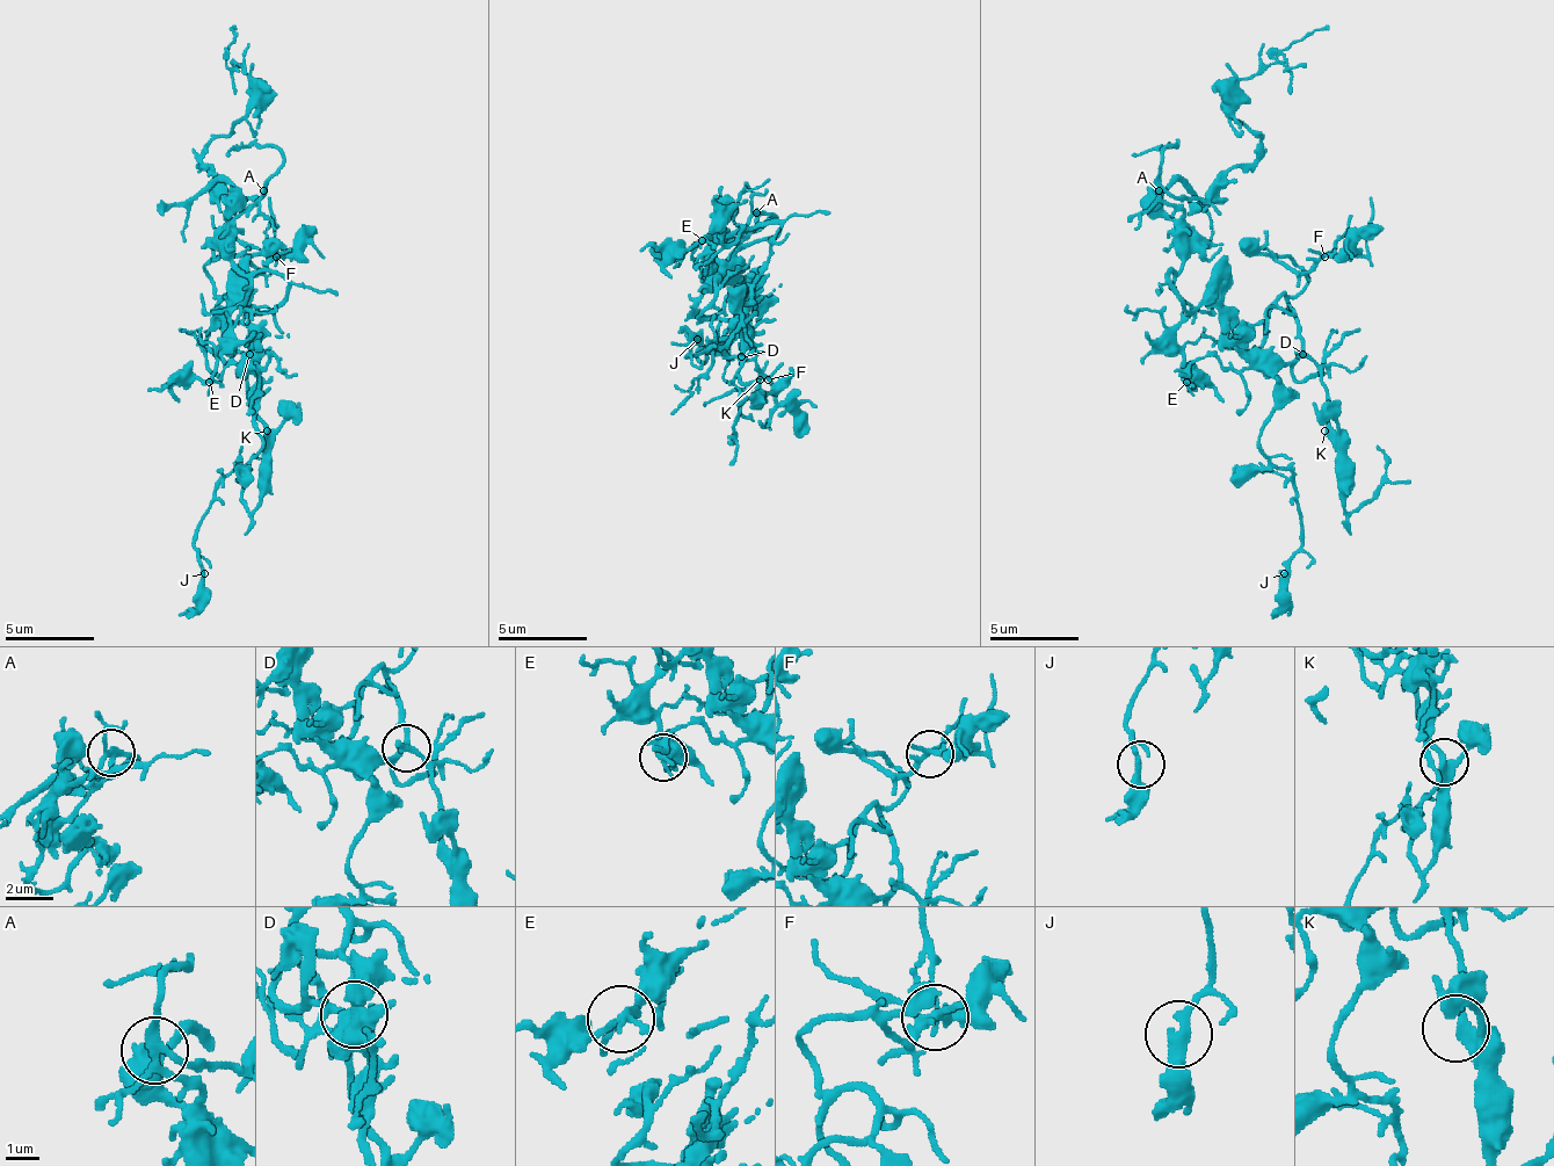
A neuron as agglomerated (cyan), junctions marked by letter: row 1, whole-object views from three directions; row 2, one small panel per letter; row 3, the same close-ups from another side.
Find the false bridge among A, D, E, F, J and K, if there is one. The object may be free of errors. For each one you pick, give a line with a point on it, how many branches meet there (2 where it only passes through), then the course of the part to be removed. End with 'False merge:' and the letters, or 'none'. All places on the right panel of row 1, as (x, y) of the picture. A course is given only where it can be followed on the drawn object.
False merge: none

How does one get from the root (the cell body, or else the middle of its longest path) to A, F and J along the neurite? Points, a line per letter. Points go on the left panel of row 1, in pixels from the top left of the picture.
A: (240, 305), (245, 305), (249, 279), (231, 256), (231, 225), (262, 194), (262, 189)
F: (240, 305), (213, 350), (209, 332), (245, 305), (218, 296), (204, 269), (276, 256)
J: (240, 305), (223, 341), (254, 346), (254, 426), (262, 448), (213, 493), (196, 533), (204, 573)

